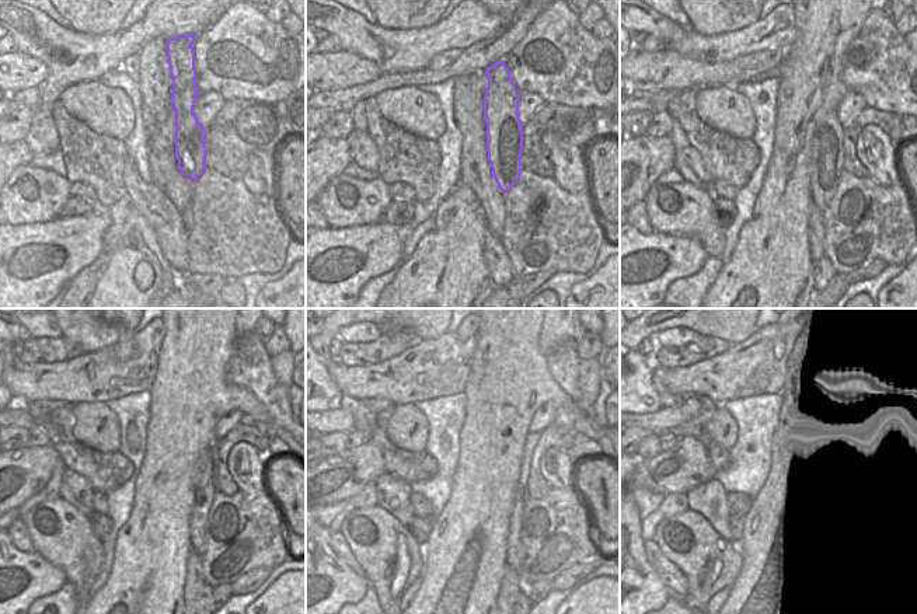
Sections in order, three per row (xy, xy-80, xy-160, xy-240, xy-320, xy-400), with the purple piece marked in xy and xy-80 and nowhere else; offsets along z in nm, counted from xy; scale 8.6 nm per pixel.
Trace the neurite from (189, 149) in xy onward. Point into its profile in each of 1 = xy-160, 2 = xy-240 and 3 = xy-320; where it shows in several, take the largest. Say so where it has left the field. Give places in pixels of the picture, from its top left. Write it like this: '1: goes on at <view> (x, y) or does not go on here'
1: goes on at xy-160 (827, 135)
2: goes on at xy-240 (202, 484)
3: goes on at xy-320 (513, 546)

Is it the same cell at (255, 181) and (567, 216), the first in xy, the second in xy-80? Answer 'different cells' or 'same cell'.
different cells

